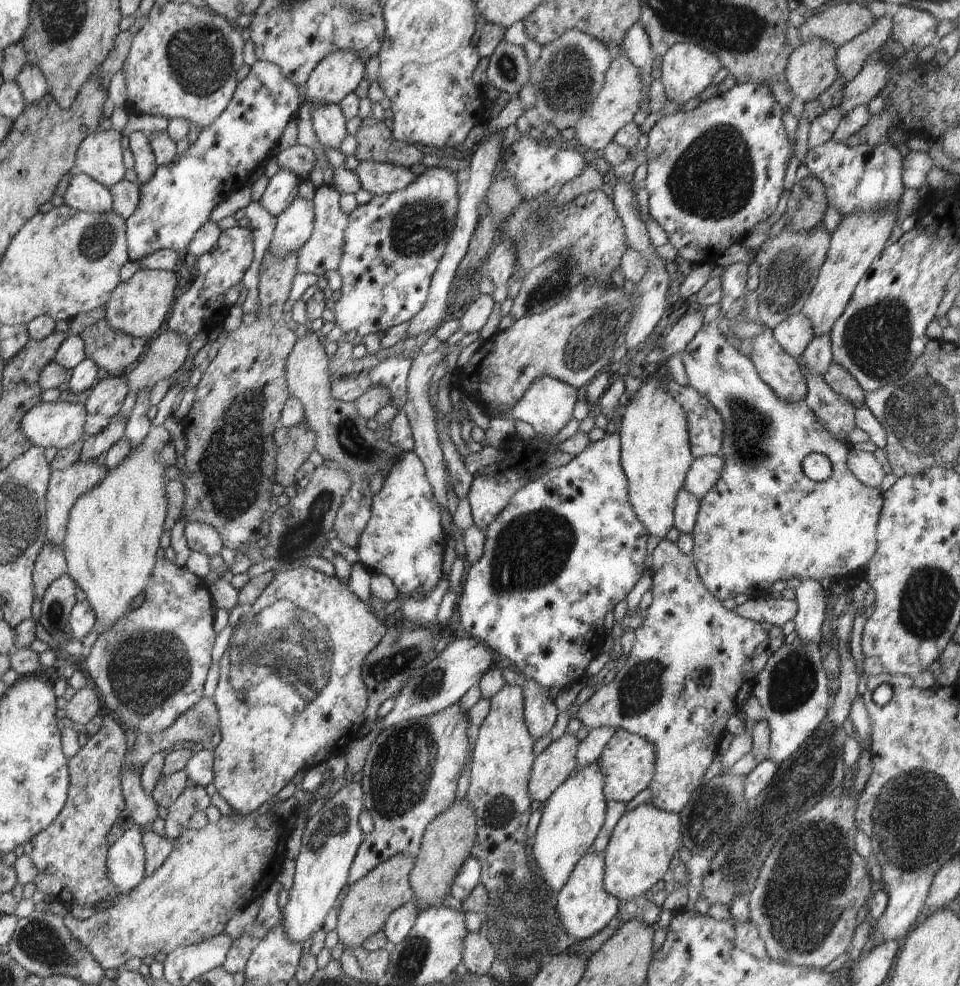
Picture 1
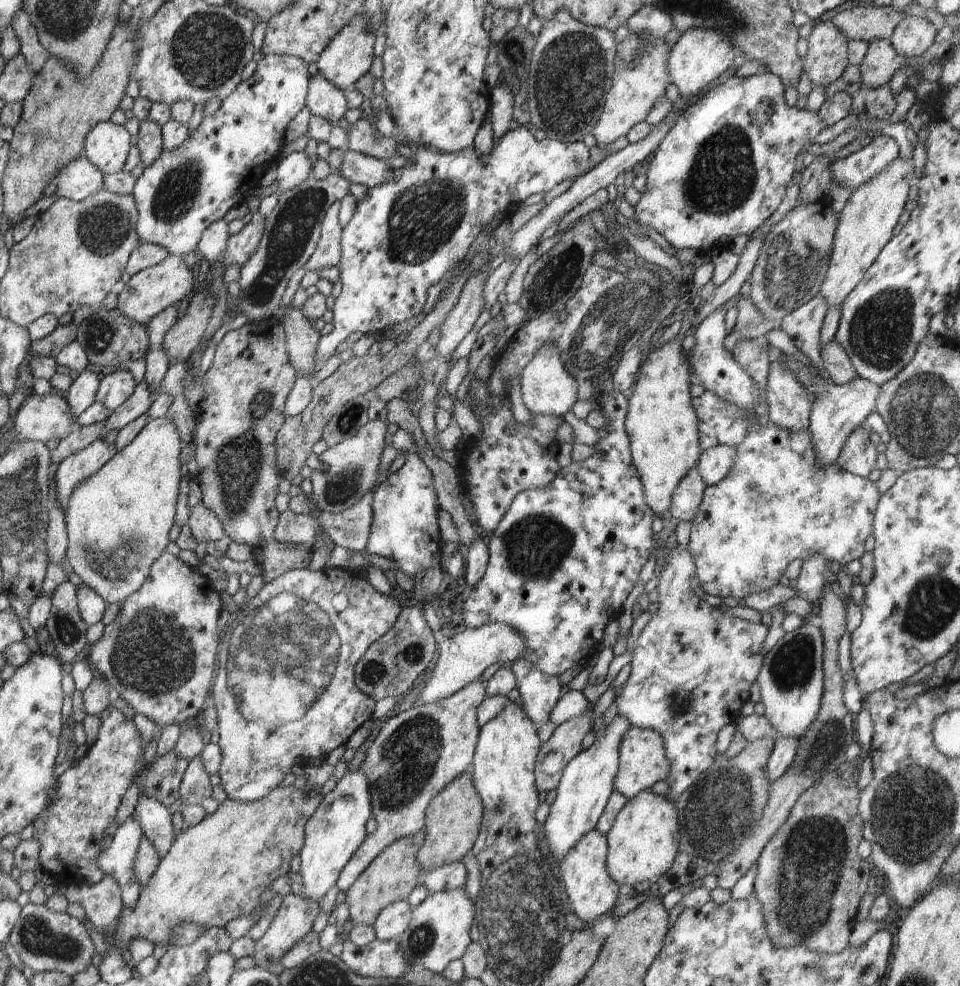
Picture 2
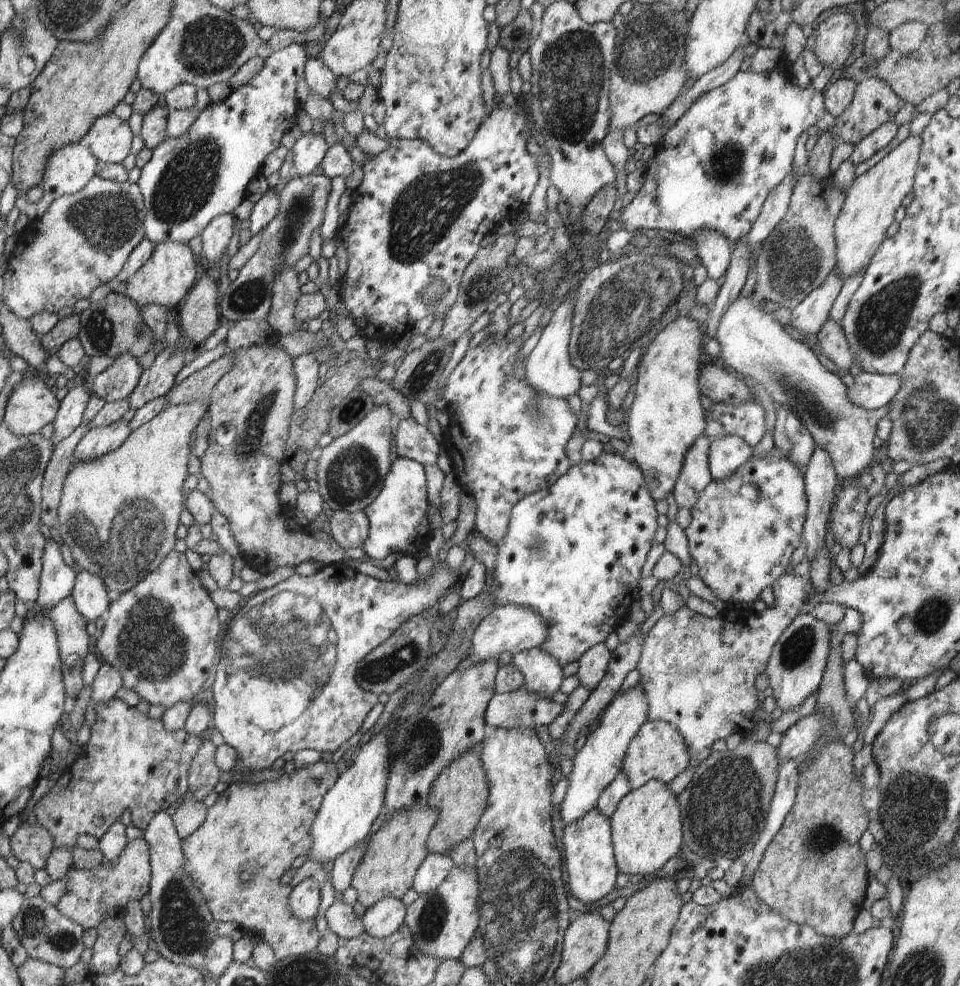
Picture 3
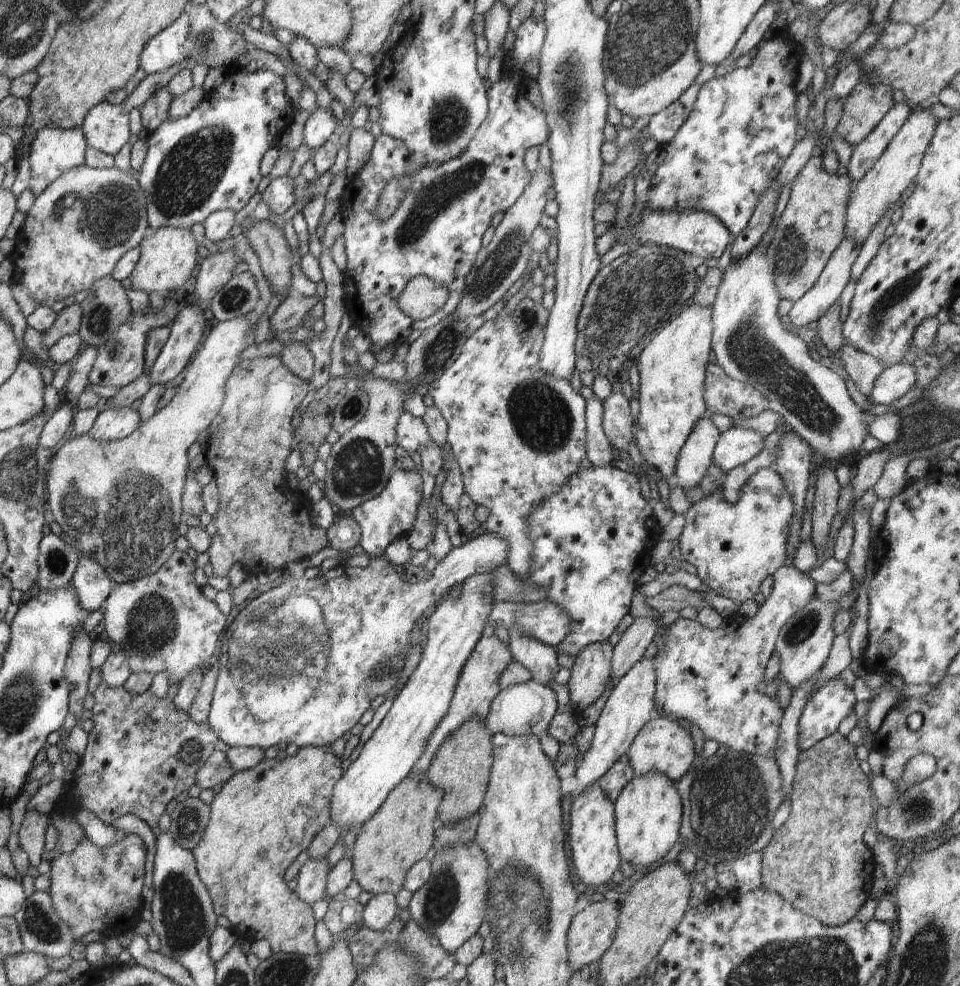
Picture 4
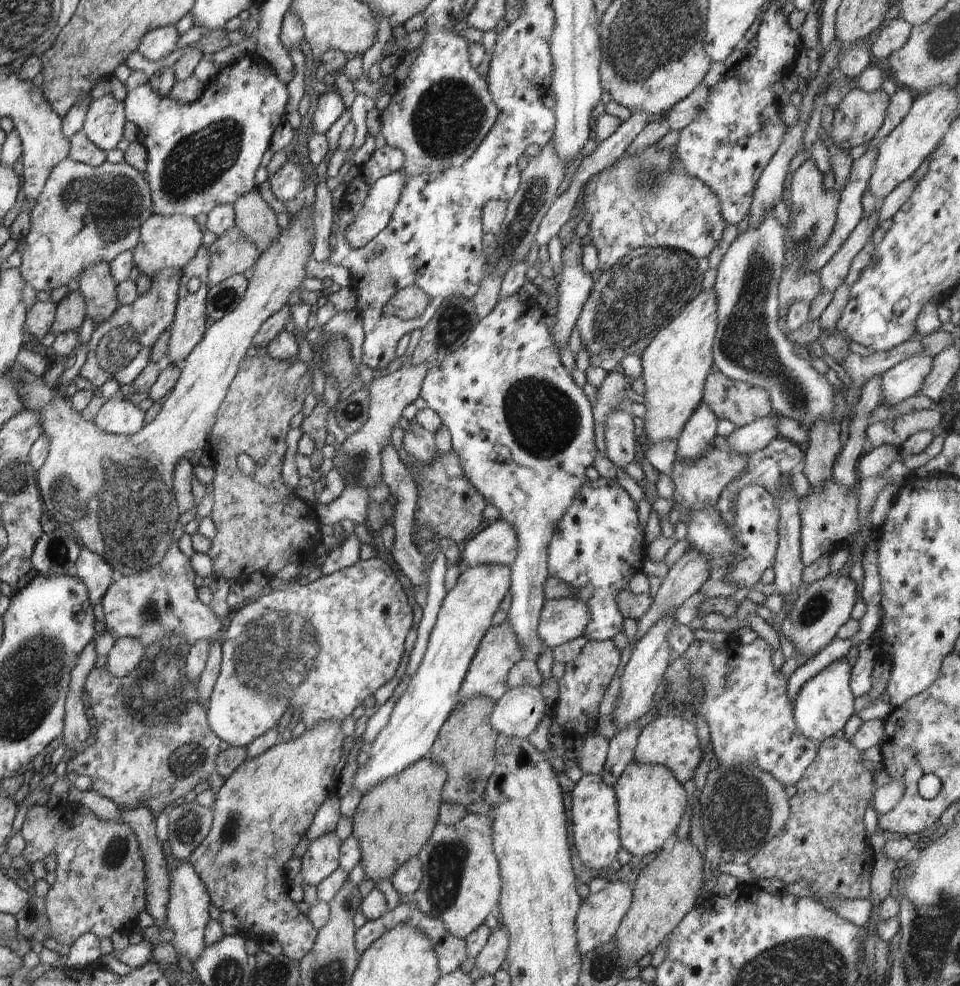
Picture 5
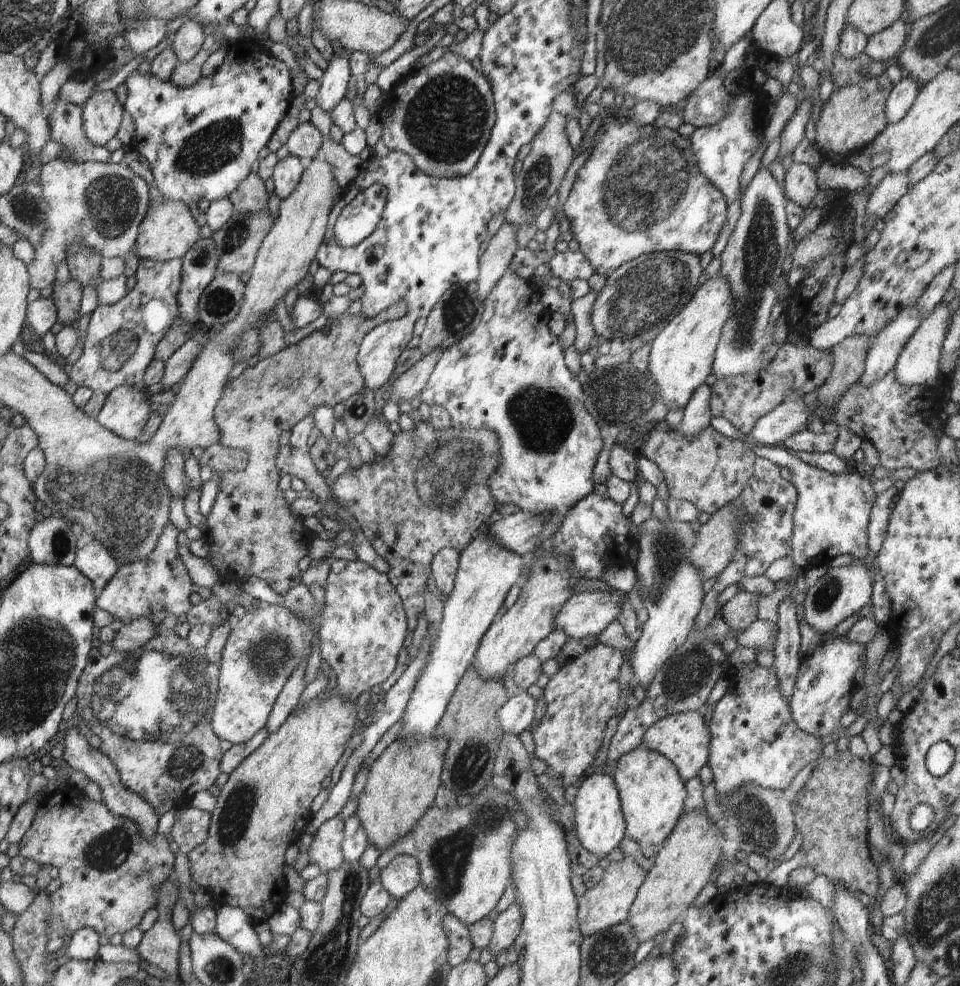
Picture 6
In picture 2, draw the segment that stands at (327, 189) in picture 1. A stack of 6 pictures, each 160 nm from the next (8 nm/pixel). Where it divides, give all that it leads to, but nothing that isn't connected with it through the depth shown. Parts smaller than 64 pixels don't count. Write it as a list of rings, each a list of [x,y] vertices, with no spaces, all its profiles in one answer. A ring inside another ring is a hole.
[[[337,201],[332,204],[328,213],[324,216],[321,223],[321,236],[314,254],[304,264],[306,271],[318,271],[325,267],[337,266],[341,260],[341,237],[342,226],[339,223],[339,211],[341,202]]]

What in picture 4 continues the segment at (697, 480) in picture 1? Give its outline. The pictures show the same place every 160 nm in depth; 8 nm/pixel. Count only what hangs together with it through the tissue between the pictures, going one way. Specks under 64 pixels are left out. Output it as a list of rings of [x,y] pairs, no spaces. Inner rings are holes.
[[[733,426],[720,433],[713,450],[713,463],[725,473],[746,464],[762,449],[765,438],[755,430]]]

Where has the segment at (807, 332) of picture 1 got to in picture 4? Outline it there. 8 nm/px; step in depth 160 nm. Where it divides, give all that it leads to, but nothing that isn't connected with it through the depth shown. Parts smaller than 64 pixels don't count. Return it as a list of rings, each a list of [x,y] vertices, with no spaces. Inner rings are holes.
[[[844,237],[828,259],[817,283],[797,300],[789,311],[790,322],[796,329],[809,322],[816,322],[839,300],[842,290],[851,279],[851,268],[861,251],[861,242]]]

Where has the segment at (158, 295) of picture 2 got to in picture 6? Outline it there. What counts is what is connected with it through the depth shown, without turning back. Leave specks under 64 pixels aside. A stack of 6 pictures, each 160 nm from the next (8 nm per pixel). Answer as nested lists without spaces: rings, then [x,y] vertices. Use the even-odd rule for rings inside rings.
[[[163,199],[156,206],[149,205],[144,220],[140,223],[136,246],[142,259],[169,261],[182,259],[200,238],[200,227],[183,202]]]

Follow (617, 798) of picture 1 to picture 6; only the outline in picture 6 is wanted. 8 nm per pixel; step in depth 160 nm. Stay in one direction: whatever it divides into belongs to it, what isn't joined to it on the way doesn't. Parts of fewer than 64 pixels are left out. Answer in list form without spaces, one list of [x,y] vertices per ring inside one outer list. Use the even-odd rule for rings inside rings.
[[[687,711],[664,717],[655,722],[643,734],[642,745],[663,754],[675,764],[681,779],[686,783],[698,775],[699,770],[707,764],[711,734],[704,716],[699,711]]]

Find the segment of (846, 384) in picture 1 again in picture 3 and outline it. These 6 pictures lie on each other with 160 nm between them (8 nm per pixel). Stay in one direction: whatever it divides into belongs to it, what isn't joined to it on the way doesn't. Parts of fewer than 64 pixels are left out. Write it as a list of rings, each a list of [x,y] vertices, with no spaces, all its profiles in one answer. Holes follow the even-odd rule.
[[[827,319],[817,334],[818,343],[816,345],[817,352],[822,352],[826,358],[829,358],[838,366],[840,375],[848,373],[855,358],[849,349],[844,331],[840,324],[835,320]]]

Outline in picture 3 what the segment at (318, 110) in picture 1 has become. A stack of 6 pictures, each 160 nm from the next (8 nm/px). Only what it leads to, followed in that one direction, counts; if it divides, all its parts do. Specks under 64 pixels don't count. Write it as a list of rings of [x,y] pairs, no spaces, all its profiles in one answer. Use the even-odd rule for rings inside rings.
[[[310,52],[304,63],[304,80],[308,83],[310,91],[328,99],[331,92],[338,90],[336,87],[337,76],[324,64],[316,52]]]

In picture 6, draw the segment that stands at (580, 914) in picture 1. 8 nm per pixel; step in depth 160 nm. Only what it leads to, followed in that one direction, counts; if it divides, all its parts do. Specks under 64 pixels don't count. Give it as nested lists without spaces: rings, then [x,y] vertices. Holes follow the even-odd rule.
[[[598,772],[585,776],[576,792],[573,807],[577,835],[586,850],[601,858],[618,847],[625,836],[625,820],[620,795],[612,776]]]

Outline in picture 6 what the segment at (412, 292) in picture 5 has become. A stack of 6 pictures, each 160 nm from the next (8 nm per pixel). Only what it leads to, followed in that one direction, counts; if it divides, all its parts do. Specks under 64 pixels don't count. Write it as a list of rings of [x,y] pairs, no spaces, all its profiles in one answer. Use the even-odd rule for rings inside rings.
[[[402,302],[388,307],[374,318],[365,317],[362,312],[357,315],[344,313],[336,318],[329,318],[324,329],[314,331],[299,343],[284,347],[271,357],[260,359],[255,366],[244,370],[238,378],[224,385],[214,415],[214,422],[221,432],[220,444],[233,450],[245,450],[249,454],[249,463],[244,471],[221,472],[216,500],[205,518],[210,561],[216,570],[220,568],[219,581],[236,580],[236,584],[240,585],[242,579],[256,577],[279,595],[285,595],[302,584],[298,561],[308,556],[310,541],[316,534],[302,524],[302,518],[290,512],[290,505],[285,502],[283,492],[279,489],[278,481],[282,472],[275,463],[280,448],[278,439],[284,430],[289,430],[303,418],[312,415],[318,407],[326,405],[333,408],[360,392],[366,386],[357,365],[362,339],[374,327],[398,320],[407,312],[407,304]]]

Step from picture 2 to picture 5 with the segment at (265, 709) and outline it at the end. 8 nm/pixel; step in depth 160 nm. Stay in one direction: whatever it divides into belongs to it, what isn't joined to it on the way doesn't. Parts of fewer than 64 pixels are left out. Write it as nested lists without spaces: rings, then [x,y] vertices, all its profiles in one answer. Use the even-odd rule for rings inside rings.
[[[499,519],[462,545],[459,563],[463,568],[474,568],[480,564],[510,567],[517,553],[514,528],[508,526],[506,520]],[[379,557],[360,559],[355,565],[342,568],[328,576],[322,576],[306,586],[298,584],[302,577],[302,574],[298,574],[288,580],[289,583],[294,584],[290,584],[285,590],[270,590],[270,585],[267,584],[253,598],[243,599],[231,615],[225,616],[222,620],[223,627],[216,636],[216,641],[221,644],[222,657],[221,670],[206,712],[212,733],[220,741],[228,742],[230,747],[248,747],[256,738],[266,734],[268,730],[277,728],[284,711],[288,708],[292,708],[292,715],[295,711],[301,710],[300,720],[305,722],[306,730],[310,730],[316,724],[326,722],[326,720],[342,722],[346,717],[352,716],[353,711],[364,704],[366,698],[374,695],[374,692],[380,690],[384,684],[388,684],[396,676],[400,664],[406,661],[405,640],[413,626],[413,607],[408,603],[407,594],[397,580],[393,569]]]

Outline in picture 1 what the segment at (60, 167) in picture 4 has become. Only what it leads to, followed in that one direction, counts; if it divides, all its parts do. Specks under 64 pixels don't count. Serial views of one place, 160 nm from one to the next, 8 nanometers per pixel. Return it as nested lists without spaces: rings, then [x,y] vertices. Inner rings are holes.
[[[80,171],[72,176],[63,198],[67,206],[80,212],[104,214],[113,209],[113,199],[109,188]]]

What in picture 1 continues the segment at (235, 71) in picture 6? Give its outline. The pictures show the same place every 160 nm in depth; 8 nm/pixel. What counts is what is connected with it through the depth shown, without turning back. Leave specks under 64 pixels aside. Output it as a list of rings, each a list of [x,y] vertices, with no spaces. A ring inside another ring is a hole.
[[[257,61],[250,67],[250,73],[237,88],[228,104],[228,107],[208,126],[201,130],[196,142],[190,145],[189,151],[170,162],[157,166],[156,173],[149,182],[139,185],[140,200],[134,213],[126,219],[126,244],[128,244],[128,260],[140,262],[142,258],[154,254],[162,249],[171,249],[186,259],[186,250],[194,234],[202,228],[202,224],[209,222],[212,210],[227,200],[227,197],[236,190],[241,190],[250,179],[250,172],[258,164],[267,162],[275,150],[286,126],[297,115],[300,108],[300,92],[278,66],[270,62]]]

